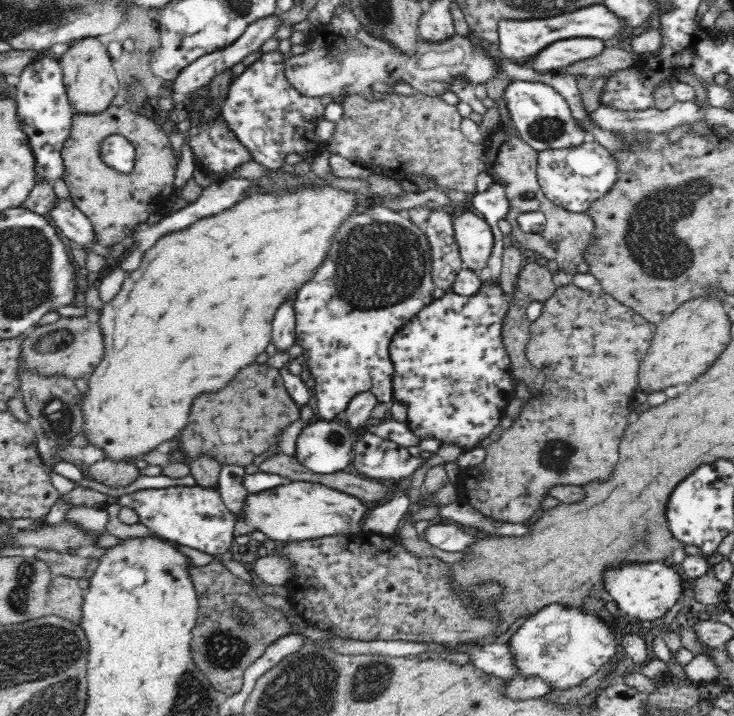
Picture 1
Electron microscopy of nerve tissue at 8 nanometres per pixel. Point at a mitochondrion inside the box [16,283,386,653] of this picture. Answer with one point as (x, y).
(56, 412)

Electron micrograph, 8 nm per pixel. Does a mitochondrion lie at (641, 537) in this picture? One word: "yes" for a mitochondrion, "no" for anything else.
yes

